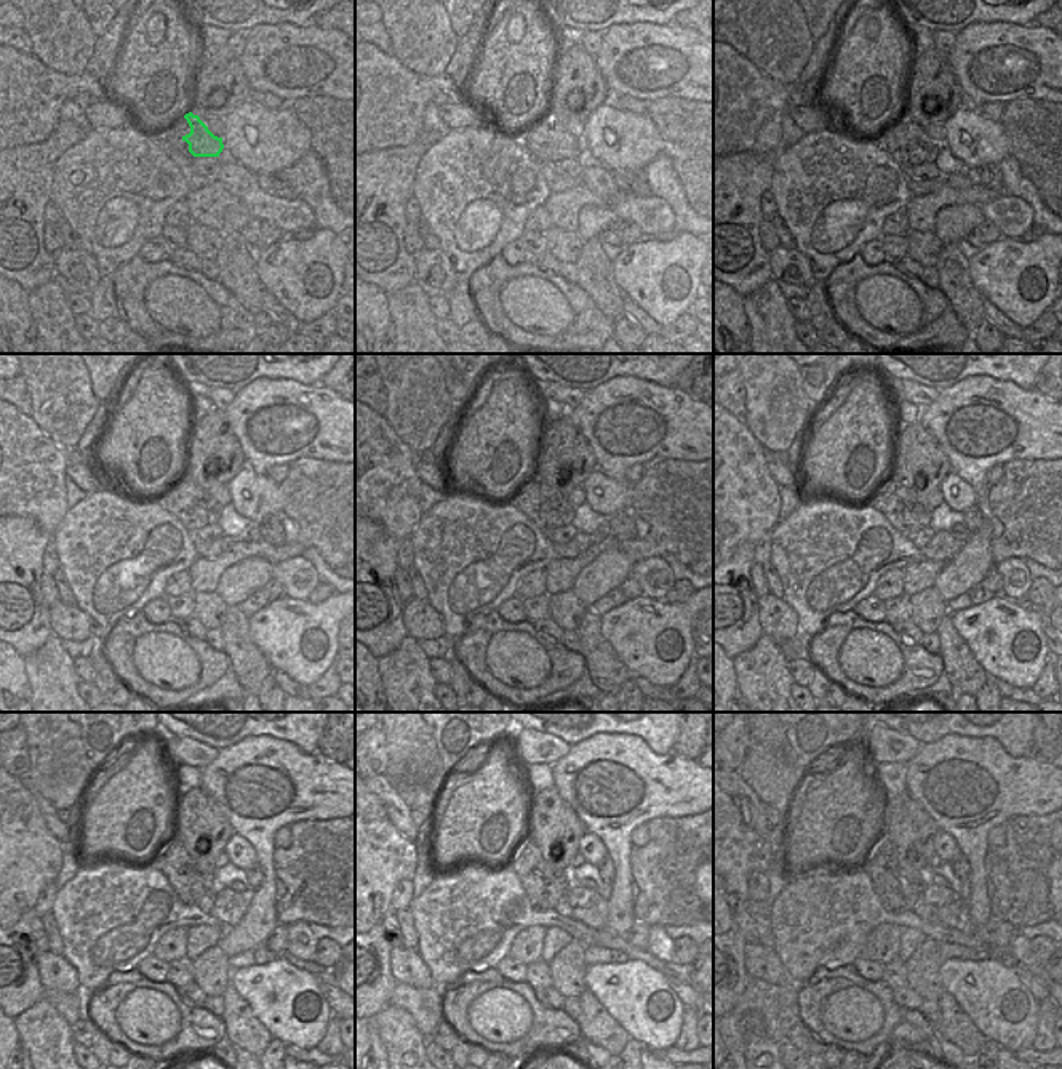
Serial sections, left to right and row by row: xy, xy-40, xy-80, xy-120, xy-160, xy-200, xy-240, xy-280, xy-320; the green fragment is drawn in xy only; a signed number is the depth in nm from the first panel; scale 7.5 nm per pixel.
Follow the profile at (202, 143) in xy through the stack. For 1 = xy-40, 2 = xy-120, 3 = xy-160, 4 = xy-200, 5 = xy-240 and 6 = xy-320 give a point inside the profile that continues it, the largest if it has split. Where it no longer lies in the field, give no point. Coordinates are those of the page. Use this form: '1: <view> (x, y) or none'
1: xy-40 (560, 143)
2: xy-120 (202, 503)
3: xy-160 (558, 504)
4: xy-200 (915, 506)
5: xy-240 (202, 884)
6: xy-320 (917, 884)

